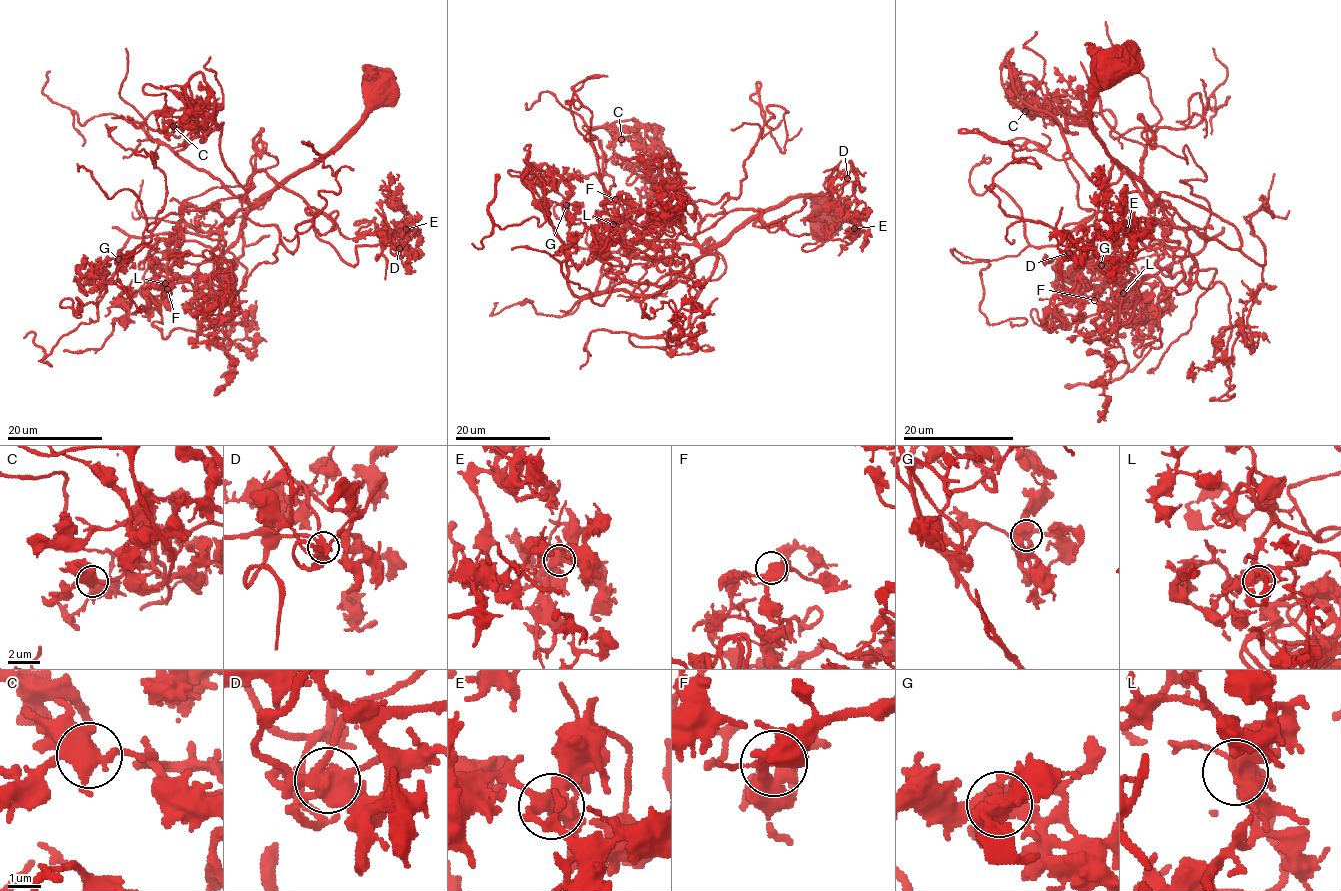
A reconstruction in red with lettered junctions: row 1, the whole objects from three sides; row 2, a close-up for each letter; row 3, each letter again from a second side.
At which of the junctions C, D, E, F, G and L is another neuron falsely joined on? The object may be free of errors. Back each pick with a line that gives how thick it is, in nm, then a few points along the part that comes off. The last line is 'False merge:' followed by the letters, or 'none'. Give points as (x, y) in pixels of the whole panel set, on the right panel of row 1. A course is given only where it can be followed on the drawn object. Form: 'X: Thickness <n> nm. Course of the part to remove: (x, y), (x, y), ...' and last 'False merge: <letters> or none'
False merge: none

